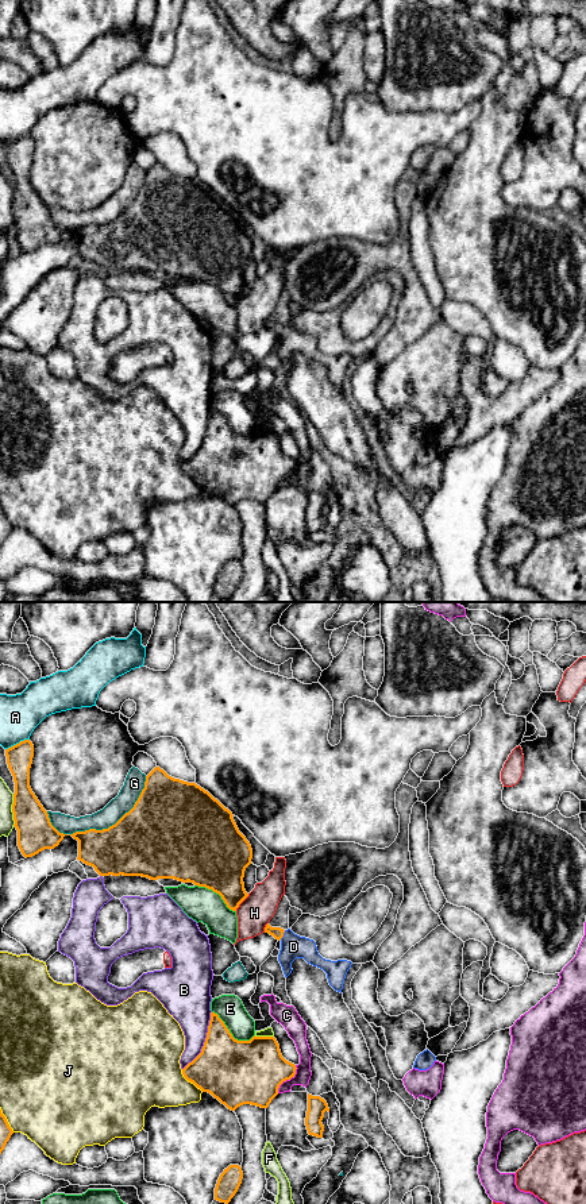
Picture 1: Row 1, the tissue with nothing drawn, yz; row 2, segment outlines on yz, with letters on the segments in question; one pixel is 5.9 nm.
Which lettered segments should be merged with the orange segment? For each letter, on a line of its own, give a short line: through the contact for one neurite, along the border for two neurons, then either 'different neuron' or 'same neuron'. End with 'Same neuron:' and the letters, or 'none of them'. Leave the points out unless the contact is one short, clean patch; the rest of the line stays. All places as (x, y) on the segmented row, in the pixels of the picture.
A: different neuron
B: different neuron
C: different neuron
D: yz (277, 933), (282, 936), (293, 946) | same neuron
E: different neuron
F: different neuron
G: different neuron
H: different neuron
J: different neuron
Same neuron: D

